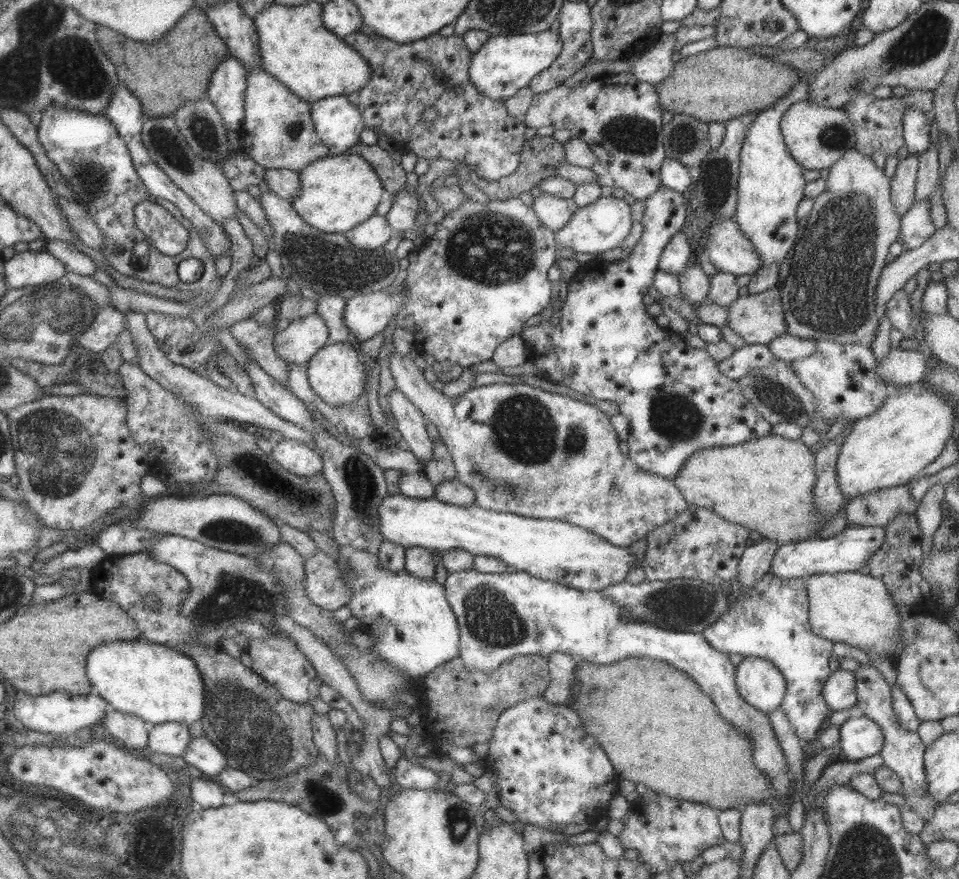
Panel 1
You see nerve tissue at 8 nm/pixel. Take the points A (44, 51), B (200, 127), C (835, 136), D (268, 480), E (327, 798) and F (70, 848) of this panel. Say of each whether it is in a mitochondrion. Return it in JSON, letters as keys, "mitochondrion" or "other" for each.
{"A":"mitochondrion","B":"mitochondrion","C":"mitochondrion","D":"mitochondrion","E":"mitochondrion","F":"mitochondrion"}

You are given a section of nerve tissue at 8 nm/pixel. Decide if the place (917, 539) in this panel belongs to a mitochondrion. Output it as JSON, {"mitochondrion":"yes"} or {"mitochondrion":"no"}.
{"mitochondrion":"no"}

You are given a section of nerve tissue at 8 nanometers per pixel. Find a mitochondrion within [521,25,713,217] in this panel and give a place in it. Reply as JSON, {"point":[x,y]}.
{"point":[634,135]}

